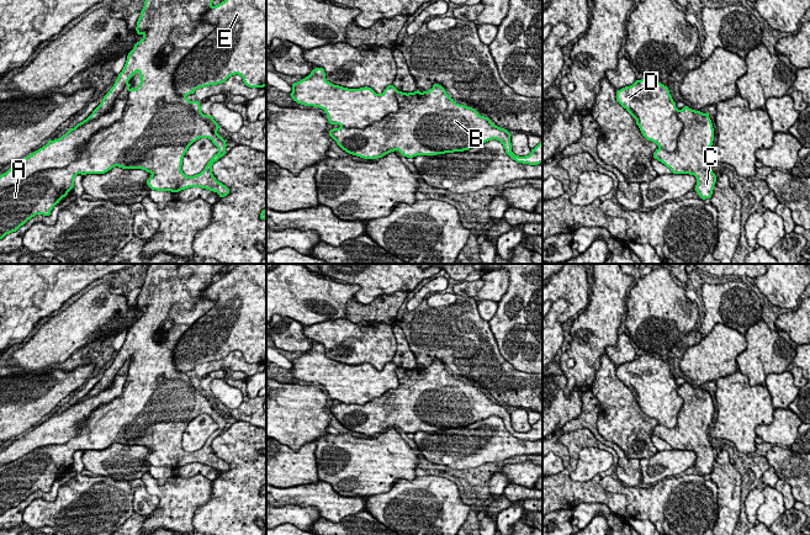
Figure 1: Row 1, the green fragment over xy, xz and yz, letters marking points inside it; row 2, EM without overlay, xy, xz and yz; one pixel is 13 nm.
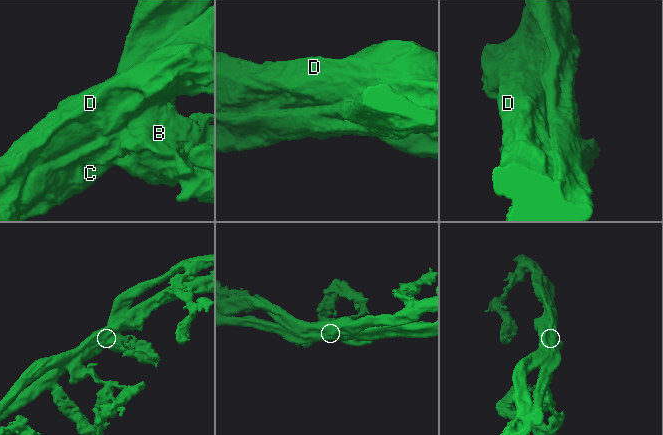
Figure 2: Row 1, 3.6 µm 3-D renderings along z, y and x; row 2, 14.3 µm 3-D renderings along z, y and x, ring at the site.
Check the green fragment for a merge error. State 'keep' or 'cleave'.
cleave

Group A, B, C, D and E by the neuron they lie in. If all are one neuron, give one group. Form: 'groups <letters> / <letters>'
groups A B C / D E

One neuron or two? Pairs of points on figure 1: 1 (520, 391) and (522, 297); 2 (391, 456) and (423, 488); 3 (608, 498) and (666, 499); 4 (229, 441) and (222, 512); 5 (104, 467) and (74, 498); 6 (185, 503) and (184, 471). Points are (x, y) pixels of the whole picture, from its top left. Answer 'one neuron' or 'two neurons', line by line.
1: two neurons
2: two neurons
3: two neurons
4: one neuron
5: two neurons
6: two neurons

